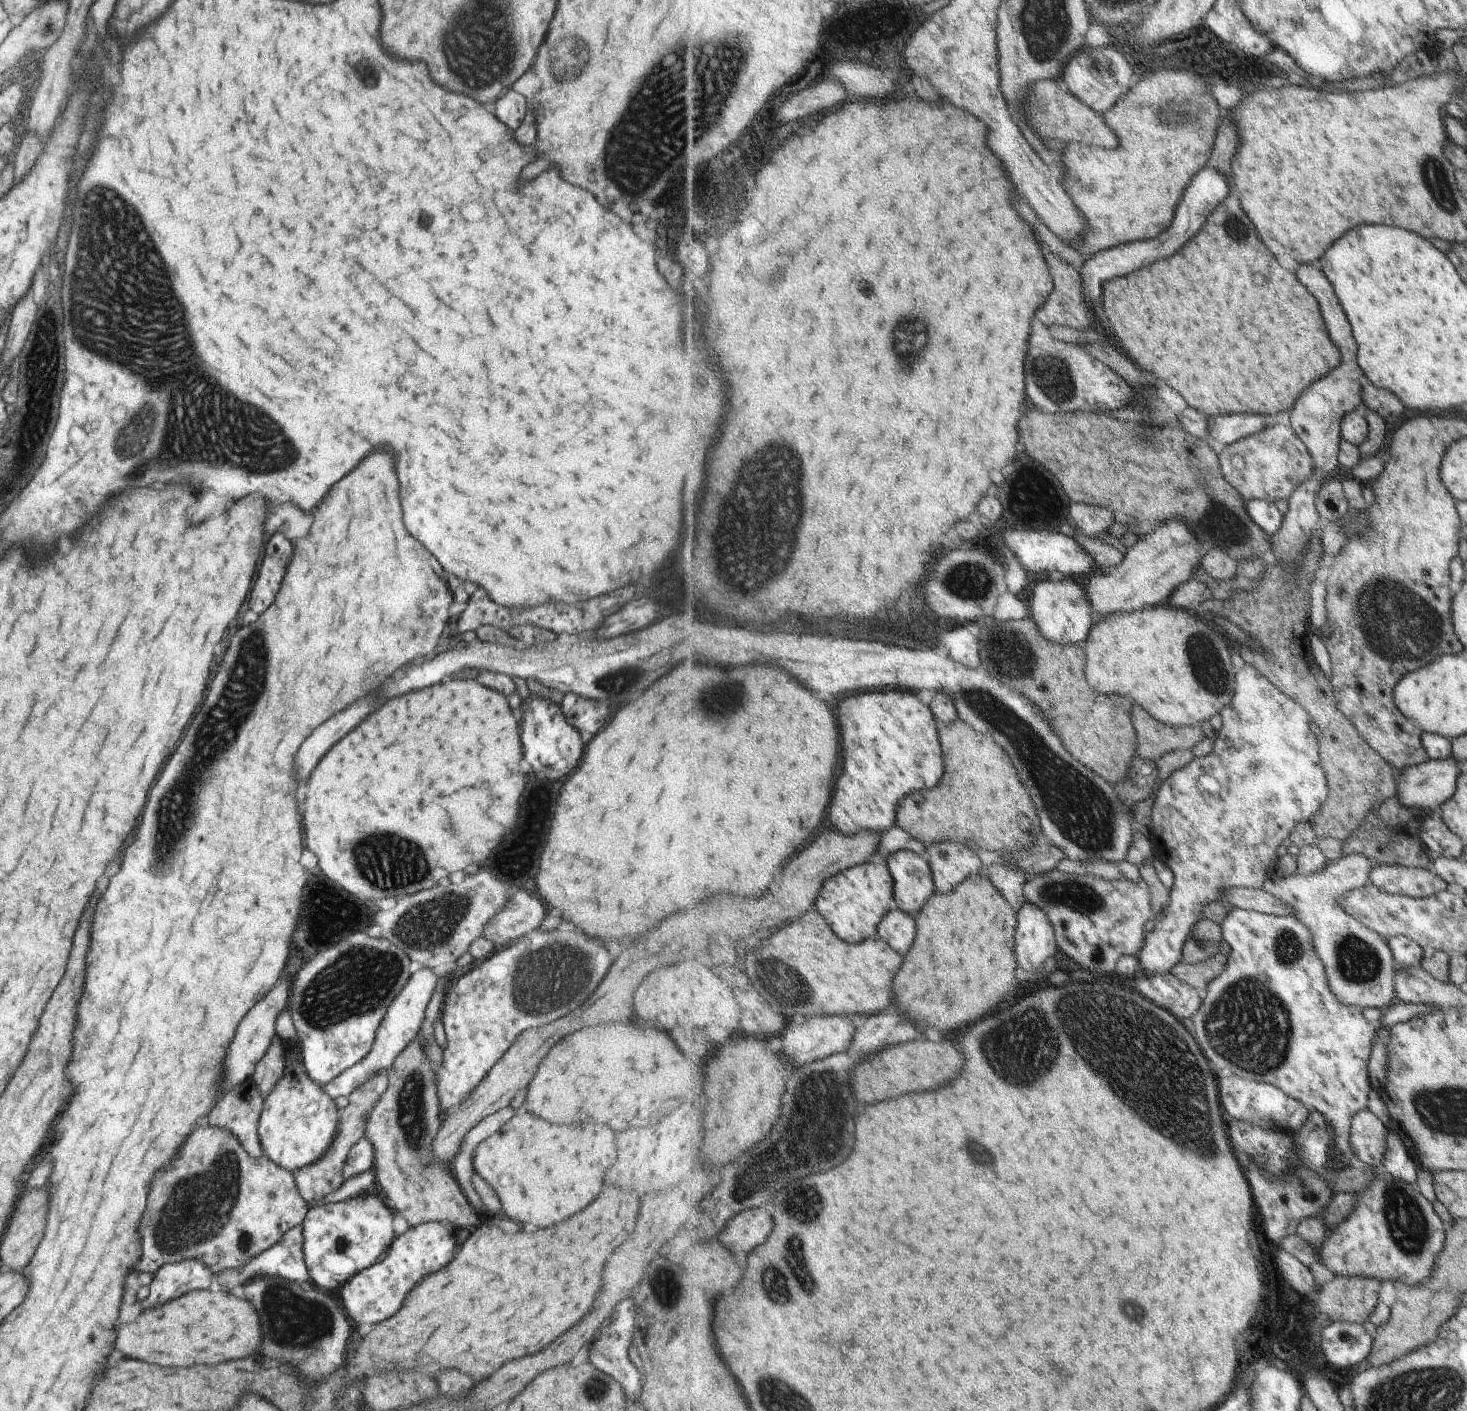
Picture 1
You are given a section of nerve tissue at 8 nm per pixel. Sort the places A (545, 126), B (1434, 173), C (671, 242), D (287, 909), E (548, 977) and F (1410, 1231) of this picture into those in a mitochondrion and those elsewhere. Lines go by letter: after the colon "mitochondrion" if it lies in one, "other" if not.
A: other
B: mitochondrion
C: other
D: other
E: mitochondrion
F: mitochondrion

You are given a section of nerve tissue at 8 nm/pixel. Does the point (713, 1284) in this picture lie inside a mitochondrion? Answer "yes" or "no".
no

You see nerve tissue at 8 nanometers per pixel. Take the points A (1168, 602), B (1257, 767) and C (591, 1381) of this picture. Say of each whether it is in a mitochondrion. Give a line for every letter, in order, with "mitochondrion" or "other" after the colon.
A: other
B: mitochondrion
C: mitochondrion

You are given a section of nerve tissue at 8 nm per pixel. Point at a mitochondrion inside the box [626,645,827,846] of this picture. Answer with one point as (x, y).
(709, 711)

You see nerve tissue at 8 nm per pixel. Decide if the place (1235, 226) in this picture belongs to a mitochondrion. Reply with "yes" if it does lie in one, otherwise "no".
yes

